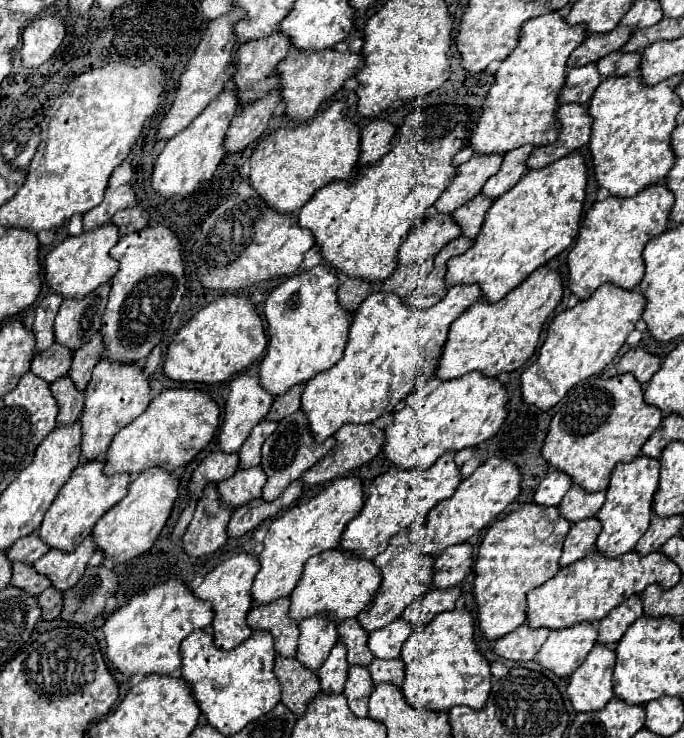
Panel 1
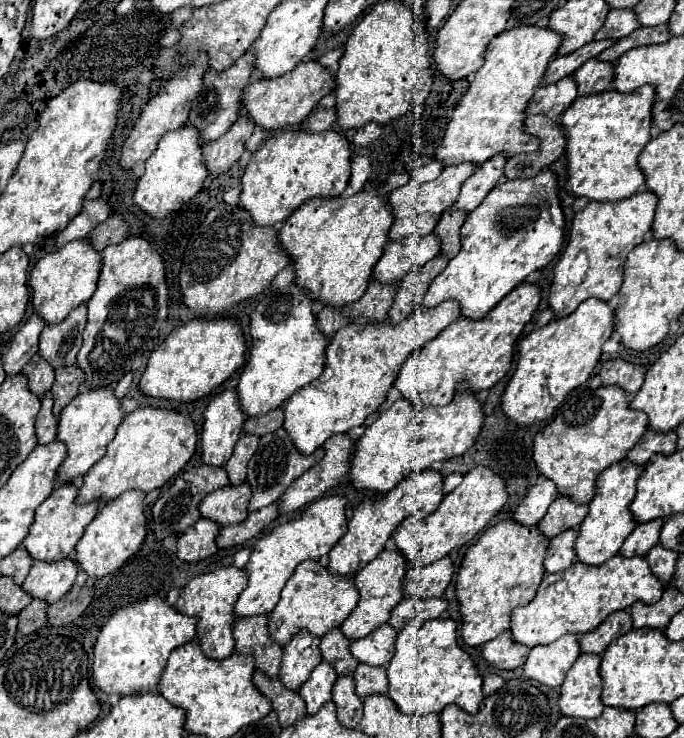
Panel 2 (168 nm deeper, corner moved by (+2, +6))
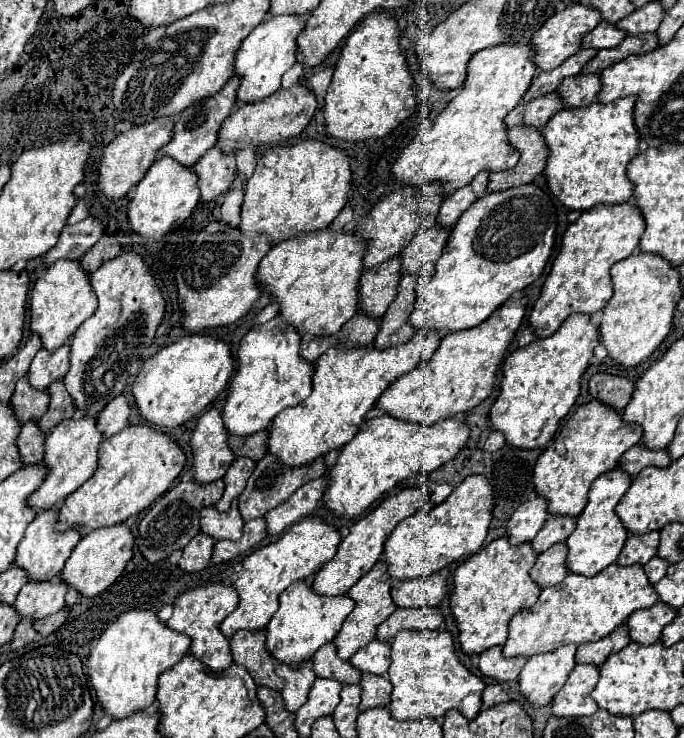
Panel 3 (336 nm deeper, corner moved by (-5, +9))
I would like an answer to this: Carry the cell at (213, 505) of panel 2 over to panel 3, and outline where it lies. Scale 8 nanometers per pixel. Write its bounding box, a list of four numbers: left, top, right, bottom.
[201,500,243,540]

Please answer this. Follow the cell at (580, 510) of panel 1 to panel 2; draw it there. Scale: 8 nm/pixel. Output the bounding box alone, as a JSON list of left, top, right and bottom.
[538,497,588,537]

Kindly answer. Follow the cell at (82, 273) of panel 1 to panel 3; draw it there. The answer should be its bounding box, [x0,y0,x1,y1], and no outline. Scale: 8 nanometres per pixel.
[29,260,97,352]

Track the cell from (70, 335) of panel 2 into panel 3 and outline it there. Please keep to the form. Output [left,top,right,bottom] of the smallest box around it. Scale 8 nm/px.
[29,344,69,392]

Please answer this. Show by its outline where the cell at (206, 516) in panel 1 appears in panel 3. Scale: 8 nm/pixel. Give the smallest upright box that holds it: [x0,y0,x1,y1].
[179,534,215,572]

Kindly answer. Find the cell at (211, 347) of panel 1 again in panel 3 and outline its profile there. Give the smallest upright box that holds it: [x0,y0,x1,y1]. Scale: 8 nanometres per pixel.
[133,336,235,428]

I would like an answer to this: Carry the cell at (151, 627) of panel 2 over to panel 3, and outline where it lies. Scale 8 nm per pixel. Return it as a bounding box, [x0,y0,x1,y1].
[87,610,191,720]

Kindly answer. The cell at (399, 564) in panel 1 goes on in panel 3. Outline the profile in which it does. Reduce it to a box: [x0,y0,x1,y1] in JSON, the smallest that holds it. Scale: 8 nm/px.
[333,560,395,660]

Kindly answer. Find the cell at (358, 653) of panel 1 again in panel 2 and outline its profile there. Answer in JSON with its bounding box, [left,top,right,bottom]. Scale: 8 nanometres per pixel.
[320,627,360,675]

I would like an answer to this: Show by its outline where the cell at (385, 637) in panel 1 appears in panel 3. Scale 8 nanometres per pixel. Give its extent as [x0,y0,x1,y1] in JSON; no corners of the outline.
[351,640,391,676]

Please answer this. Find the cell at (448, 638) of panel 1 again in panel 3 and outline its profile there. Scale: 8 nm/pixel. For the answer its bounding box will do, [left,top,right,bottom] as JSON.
[387,630,485,720]

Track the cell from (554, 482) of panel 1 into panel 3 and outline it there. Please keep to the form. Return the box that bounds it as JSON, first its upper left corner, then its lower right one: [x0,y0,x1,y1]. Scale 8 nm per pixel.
[507,496,549,546]

